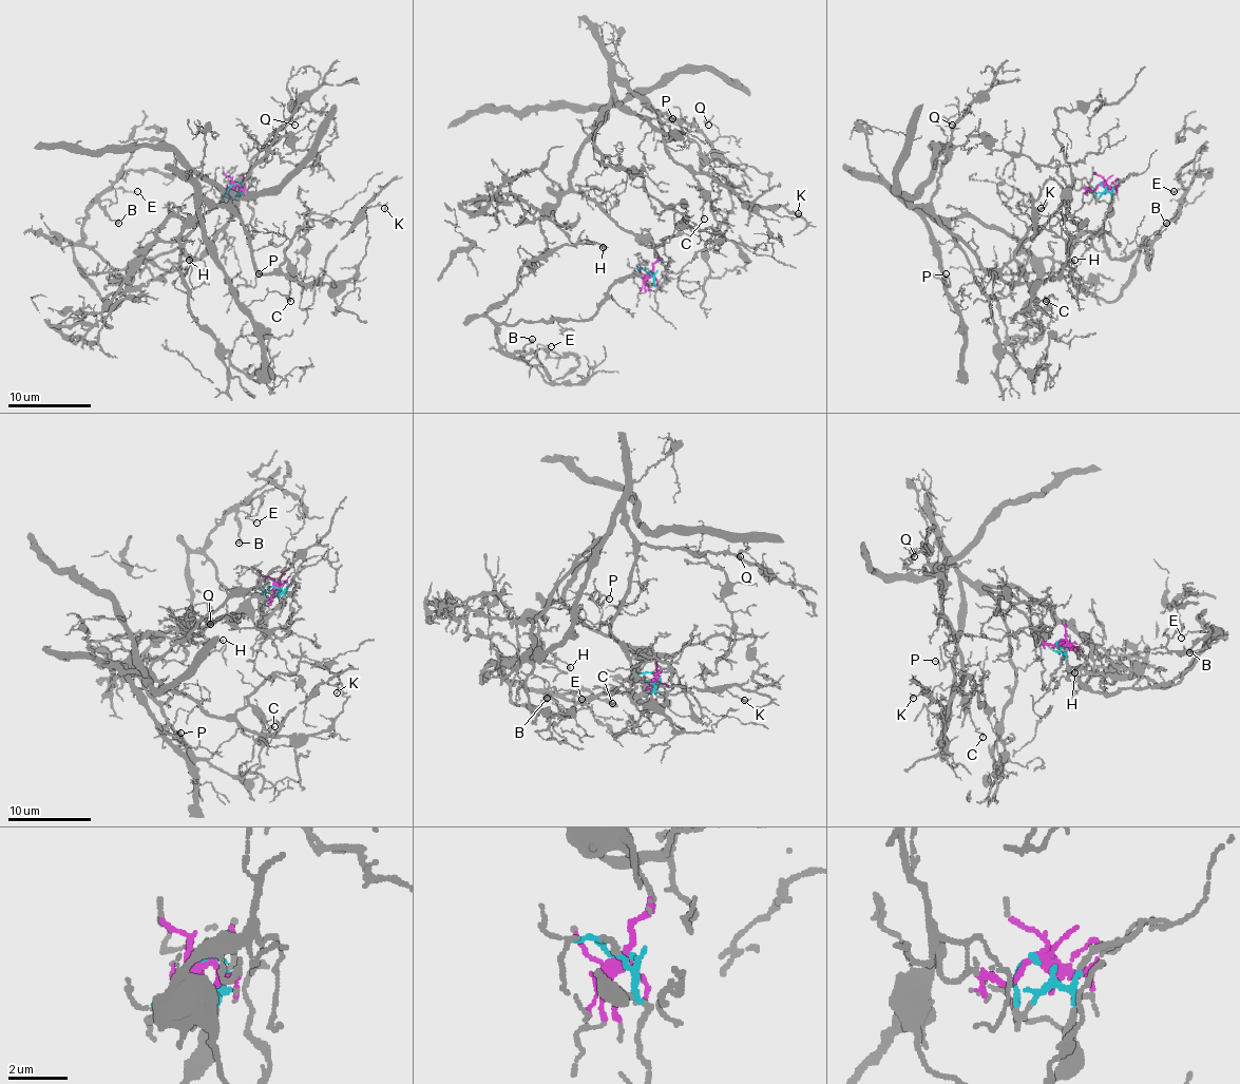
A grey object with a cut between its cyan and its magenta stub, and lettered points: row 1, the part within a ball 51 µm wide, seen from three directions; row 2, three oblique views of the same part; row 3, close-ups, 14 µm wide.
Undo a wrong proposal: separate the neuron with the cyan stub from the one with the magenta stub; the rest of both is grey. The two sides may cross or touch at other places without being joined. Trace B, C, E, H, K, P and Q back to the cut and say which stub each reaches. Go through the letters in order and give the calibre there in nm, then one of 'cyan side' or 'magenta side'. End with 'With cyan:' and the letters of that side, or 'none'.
B: calibre 240 nm; cyan side
C: calibre 130 nm; magenta side
E: calibre 90 nm; cyan side
H: calibre 130 nm; cyan side
K: calibre 170 nm; magenta side
P: calibre 110 nm; magenta side
Q: calibre 140 nm; magenta side
With cyan: B, E, H

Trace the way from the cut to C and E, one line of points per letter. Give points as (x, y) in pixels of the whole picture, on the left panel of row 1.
C: (235, 184), (179, 240), (156, 233), (199, 203), (225, 205), (263, 273), (289, 263), (289, 301)
E: (235, 184), (237, 213), (199, 259), (177, 248), (114, 269), (83, 242), (86, 213), (110, 190), (137, 192)

